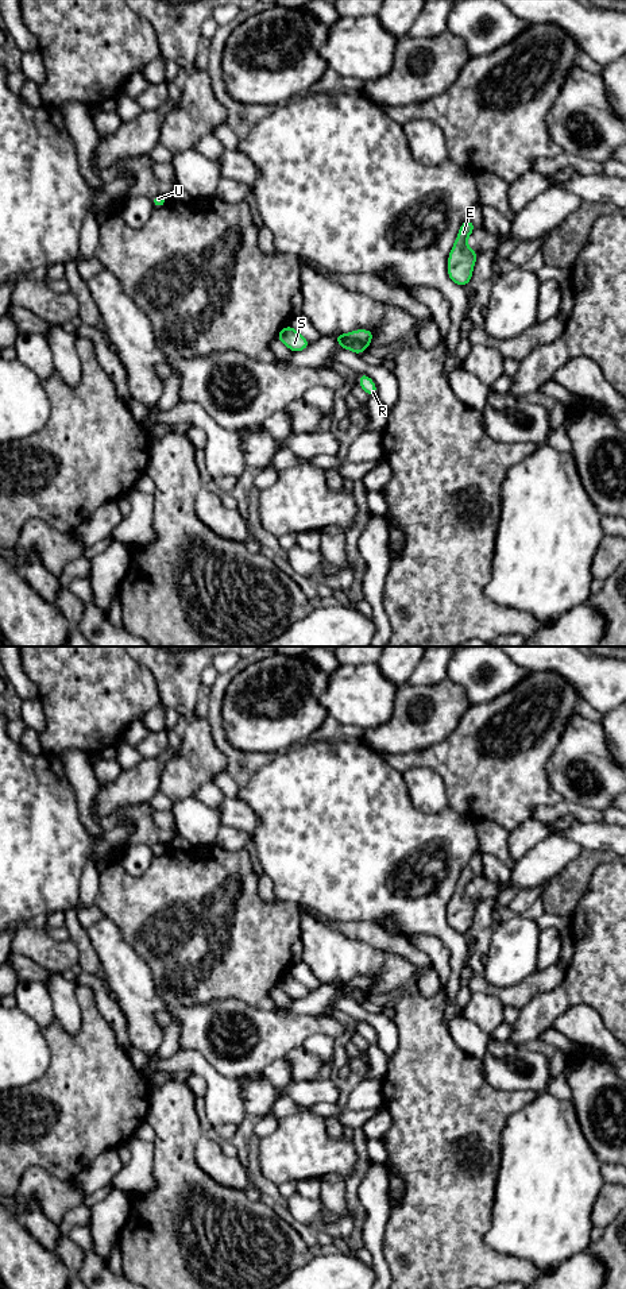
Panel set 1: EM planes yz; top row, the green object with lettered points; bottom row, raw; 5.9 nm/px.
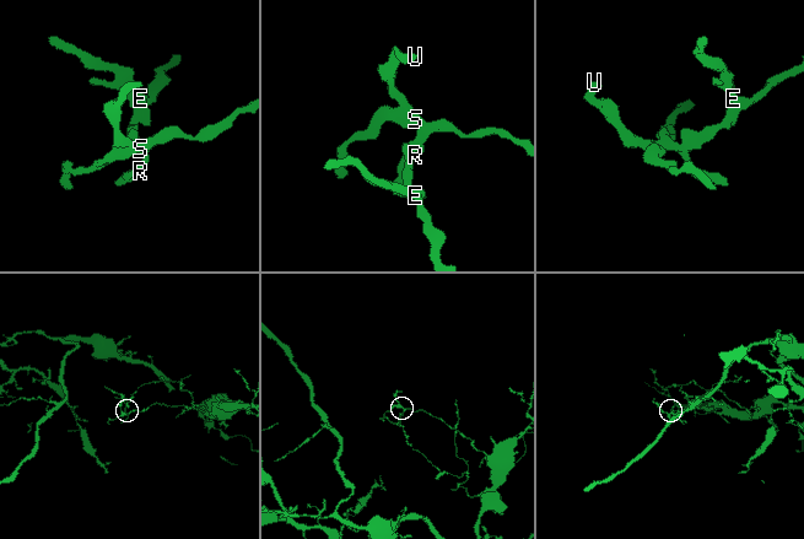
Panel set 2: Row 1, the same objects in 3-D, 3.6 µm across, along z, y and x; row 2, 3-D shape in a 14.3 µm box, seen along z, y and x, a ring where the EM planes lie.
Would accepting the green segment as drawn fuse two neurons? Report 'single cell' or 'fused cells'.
fused cells

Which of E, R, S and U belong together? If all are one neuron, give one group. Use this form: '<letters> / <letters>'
E / R S U

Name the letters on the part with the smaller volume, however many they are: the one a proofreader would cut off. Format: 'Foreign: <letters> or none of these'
Foreign: E

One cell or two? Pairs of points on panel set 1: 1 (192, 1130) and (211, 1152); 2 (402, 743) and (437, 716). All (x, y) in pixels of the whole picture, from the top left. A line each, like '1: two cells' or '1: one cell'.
1: two cells
2: one cell

